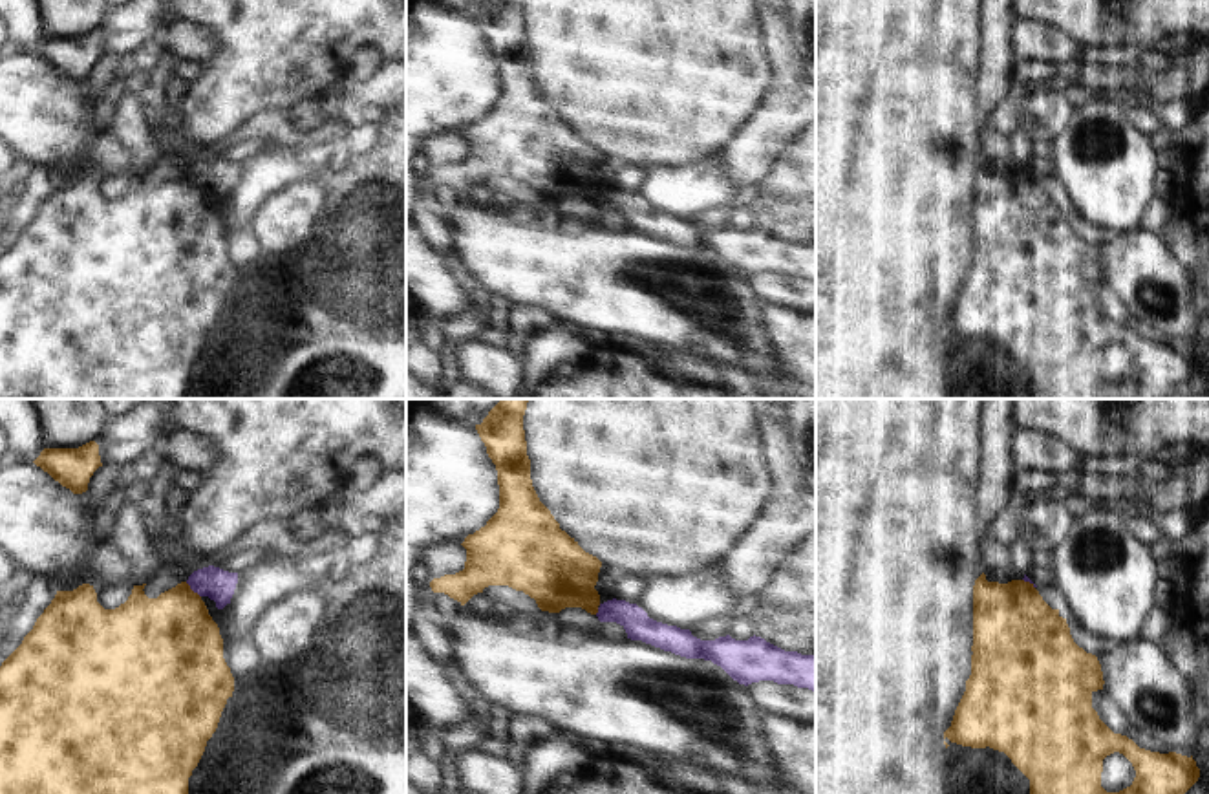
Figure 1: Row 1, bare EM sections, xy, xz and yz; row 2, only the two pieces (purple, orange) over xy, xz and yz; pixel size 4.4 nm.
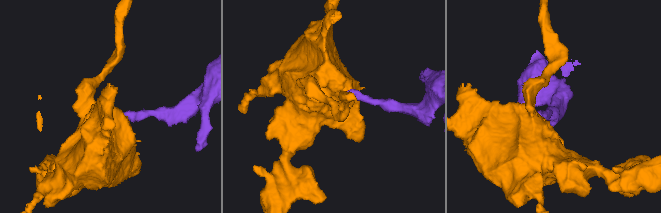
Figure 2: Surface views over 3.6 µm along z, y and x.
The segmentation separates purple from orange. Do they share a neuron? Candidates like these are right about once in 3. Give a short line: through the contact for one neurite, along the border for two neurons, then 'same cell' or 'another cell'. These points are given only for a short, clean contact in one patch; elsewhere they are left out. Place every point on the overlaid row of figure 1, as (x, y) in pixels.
xy (185, 582), (200, 597) | another cell

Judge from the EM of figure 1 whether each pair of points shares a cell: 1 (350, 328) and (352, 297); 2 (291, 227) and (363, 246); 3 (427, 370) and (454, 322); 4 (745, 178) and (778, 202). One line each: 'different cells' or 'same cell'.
1: same cell
2: different cells
3: different cells
4: different cells

